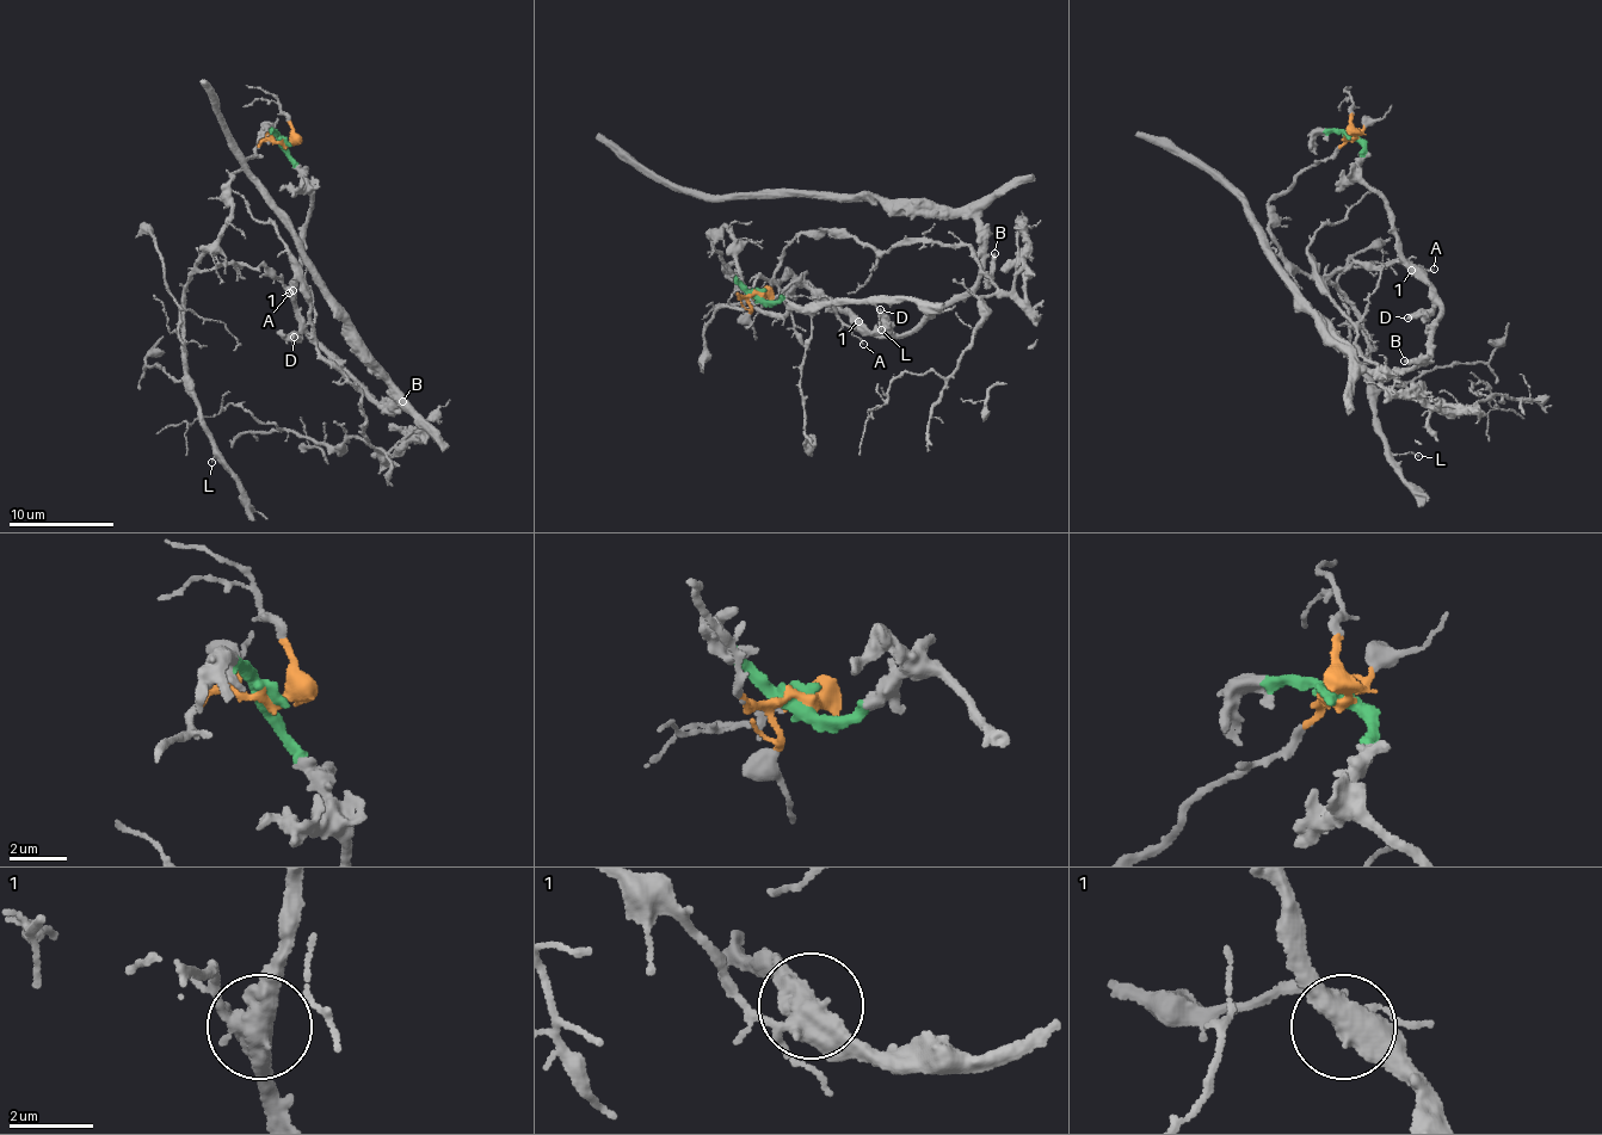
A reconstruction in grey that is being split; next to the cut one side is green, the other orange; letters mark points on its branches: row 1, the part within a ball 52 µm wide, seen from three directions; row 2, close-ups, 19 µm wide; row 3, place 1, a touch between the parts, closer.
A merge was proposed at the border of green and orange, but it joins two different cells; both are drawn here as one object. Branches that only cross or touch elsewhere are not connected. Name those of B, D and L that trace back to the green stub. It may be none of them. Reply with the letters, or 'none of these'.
B, D

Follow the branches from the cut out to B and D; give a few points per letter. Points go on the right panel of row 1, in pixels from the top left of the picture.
B: (1350, 137), (1363, 150), (1362, 180), (1384, 202), (1396, 252), (1428, 281), (1441, 312), (1429, 361), (1404, 361)
D: (1350, 137), (1363, 150), (1362, 180), (1384, 202), (1396, 252), (1428, 281), (1433, 294), (1429, 309), (1408, 318)

